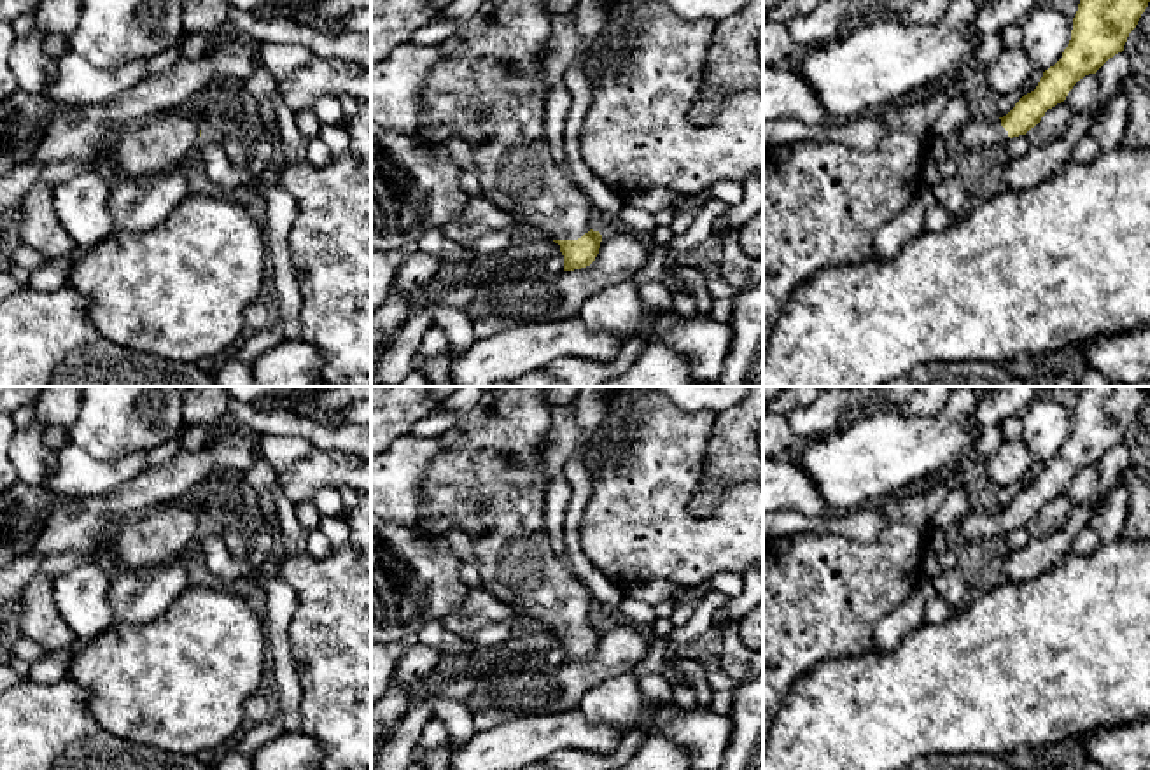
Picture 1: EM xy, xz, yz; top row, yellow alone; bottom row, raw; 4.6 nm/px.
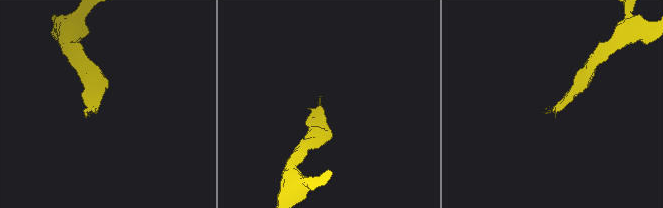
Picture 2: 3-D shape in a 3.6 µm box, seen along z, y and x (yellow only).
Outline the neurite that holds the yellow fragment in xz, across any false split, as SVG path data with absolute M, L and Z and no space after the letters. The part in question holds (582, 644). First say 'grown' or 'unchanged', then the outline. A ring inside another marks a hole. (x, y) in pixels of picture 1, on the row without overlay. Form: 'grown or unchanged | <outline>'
grown | M544 387L485 388L480 404L459 413L457 422L439 436L445 452L424 472L415 528L436 537L453 528L464 530L473 541L471 555L485 590L513 607L527 625L558 635L564 663L574 663L595 653L602 626L590 620L592 592L572 574L567 562L553 553L546 532L544 511L550 474L541 467L537 448L550 430L550 418Z

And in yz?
grown | M1087 387L1078 396L1071 432L1062 450L1043 464L1036 481L1024 486L1003 509L973 506L959 520L952 537L996 550L1010 530L1026 527L1048 500L1064 494L1080 471L1096 466L1110 450L1124 443L1148 394L1150 387Z

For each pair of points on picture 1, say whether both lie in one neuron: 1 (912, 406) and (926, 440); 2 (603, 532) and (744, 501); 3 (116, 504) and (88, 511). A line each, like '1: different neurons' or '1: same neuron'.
1: different neurons
2: same neuron
3: same neuron

